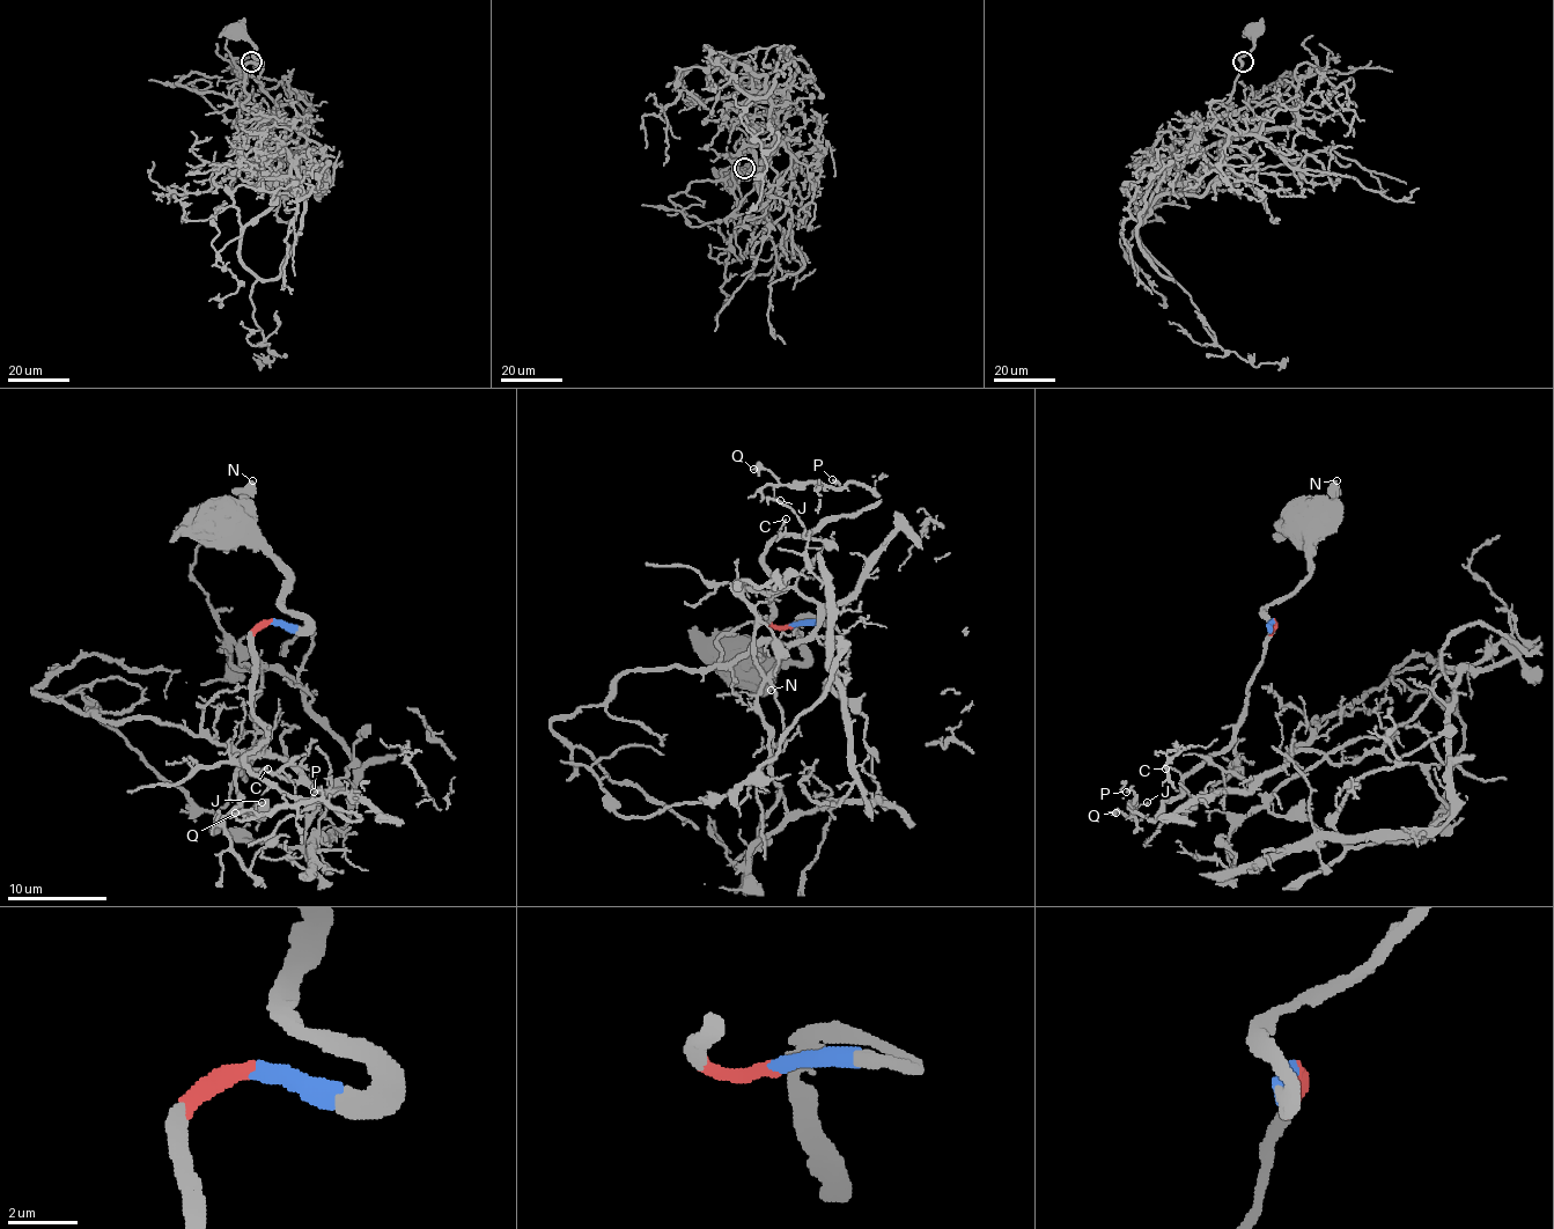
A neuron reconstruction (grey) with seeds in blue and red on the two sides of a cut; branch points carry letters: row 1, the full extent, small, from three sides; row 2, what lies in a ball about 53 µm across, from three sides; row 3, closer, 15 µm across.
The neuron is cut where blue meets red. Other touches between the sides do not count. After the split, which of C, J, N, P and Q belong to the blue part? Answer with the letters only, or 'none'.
N

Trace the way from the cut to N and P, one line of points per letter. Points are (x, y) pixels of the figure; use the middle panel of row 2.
N: (792, 625), (824, 623), (815, 618), (802, 623), (802, 663), (782, 663), (765, 681), (770, 690)
P: (792, 625), (772, 623), (770, 601), (785, 588), (765, 556), (778, 538), (879, 501), (832, 478)

